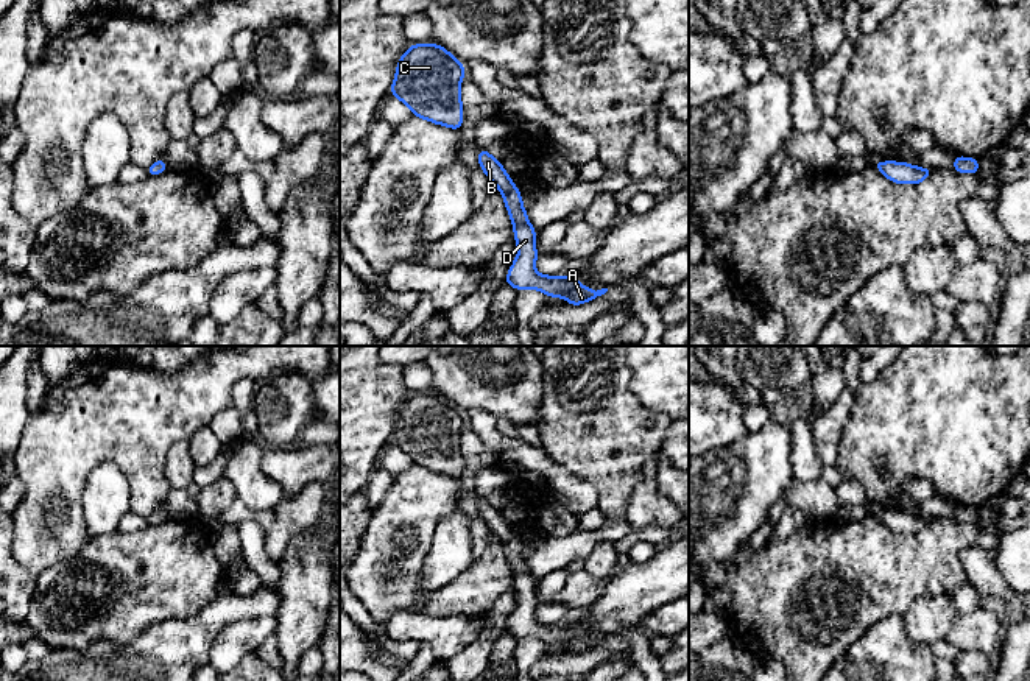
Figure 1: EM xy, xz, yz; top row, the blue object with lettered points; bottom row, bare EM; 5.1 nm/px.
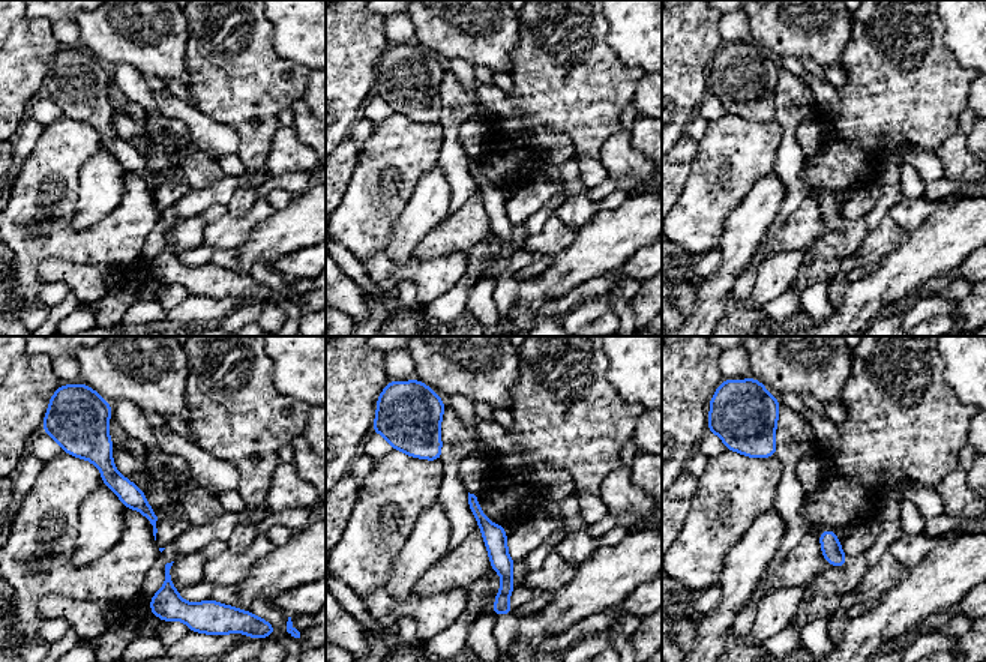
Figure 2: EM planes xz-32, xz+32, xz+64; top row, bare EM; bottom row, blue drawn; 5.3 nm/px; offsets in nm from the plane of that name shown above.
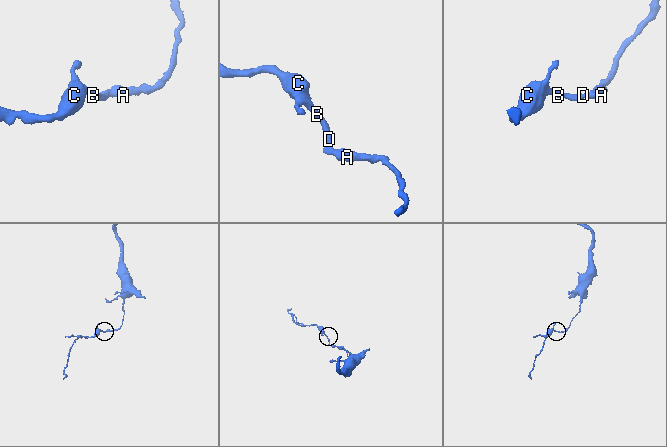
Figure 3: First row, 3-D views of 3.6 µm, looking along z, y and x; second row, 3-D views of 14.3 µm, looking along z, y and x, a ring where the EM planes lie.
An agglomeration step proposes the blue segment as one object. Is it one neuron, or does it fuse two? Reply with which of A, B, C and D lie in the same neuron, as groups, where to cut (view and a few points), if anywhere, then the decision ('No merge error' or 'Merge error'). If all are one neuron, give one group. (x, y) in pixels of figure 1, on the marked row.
Groups: A B C D. No split. No merge error

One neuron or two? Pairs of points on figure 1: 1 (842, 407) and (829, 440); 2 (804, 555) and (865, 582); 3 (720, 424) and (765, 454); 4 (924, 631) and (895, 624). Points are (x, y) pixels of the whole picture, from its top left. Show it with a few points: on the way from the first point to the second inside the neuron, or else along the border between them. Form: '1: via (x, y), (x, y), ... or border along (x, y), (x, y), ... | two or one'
1: via (837, 415), (829, 424), (829, 432) | one
2: via (820, 568), (837, 568), (843, 574), (850, 574) | one
3: border along (748, 432), (730, 444), (706, 451) | two
4: border along (901, 616), (906, 633), (913, 641), (929, 647) | two

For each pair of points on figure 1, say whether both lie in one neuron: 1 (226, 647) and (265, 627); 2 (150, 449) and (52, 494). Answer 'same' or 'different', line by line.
1: same
2: same

